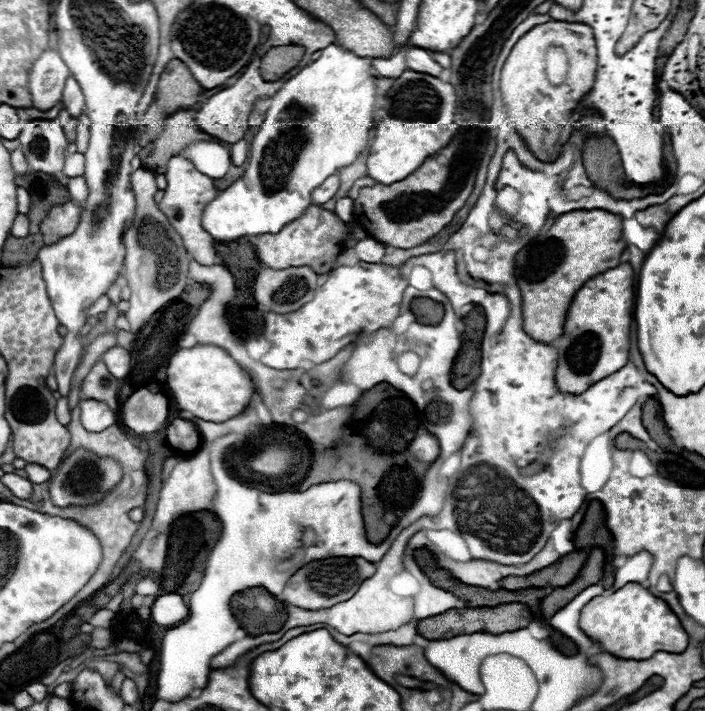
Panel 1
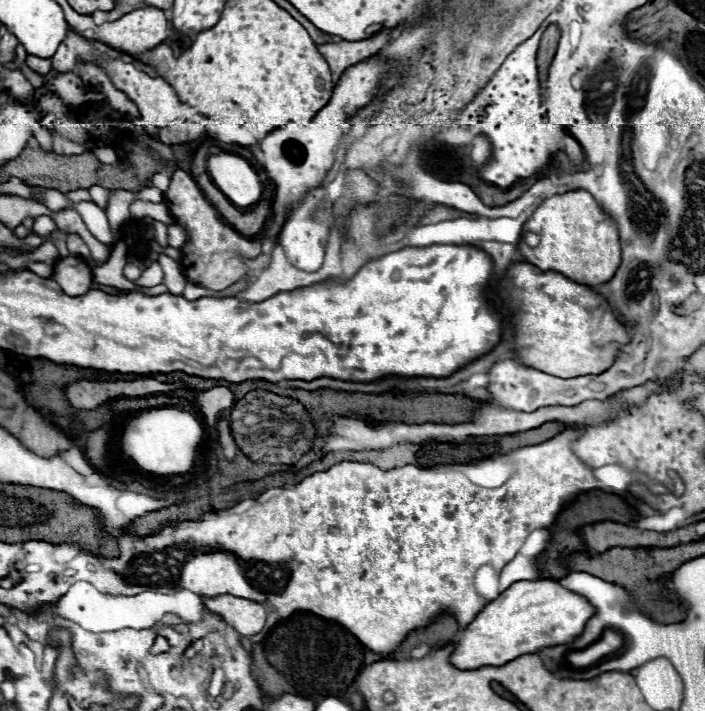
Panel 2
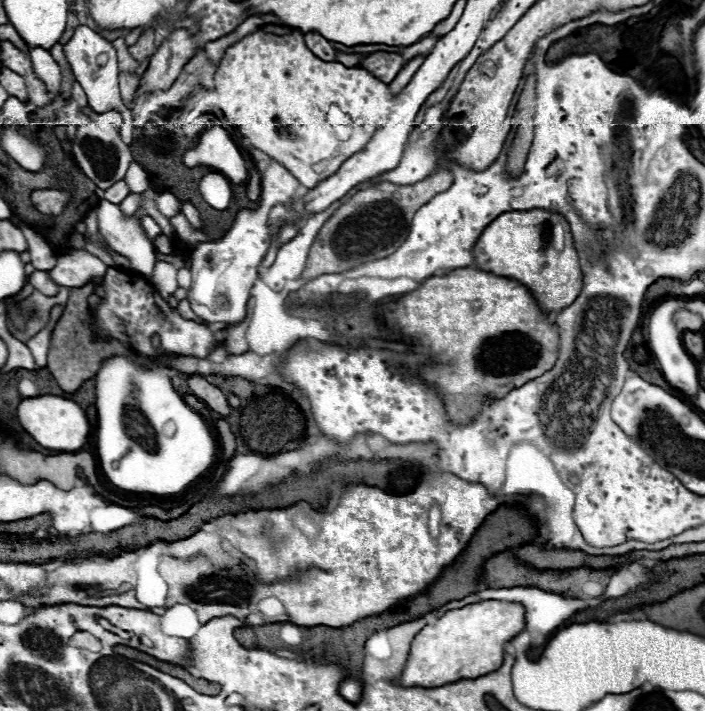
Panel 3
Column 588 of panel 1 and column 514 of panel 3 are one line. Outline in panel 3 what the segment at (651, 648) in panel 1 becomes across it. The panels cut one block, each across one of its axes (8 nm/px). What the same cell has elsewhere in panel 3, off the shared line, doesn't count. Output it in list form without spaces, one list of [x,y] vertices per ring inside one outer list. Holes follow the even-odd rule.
[[[486,600],[446,612],[434,626],[424,626],[410,646],[410,658],[400,676],[402,686],[436,688],[464,678],[478,678],[498,670],[504,646],[526,628],[526,608],[518,602]]]

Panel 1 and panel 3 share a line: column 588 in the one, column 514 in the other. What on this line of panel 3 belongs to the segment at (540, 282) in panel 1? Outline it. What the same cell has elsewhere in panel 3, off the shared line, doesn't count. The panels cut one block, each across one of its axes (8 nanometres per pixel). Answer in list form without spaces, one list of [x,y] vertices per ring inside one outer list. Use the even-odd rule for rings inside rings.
[[[532,208],[500,214],[478,238],[474,246],[474,258],[482,270],[522,282],[546,312],[558,312],[570,306],[580,296],[584,286],[570,224],[564,216],[560,218],[560,214],[552,210]],[[560,226],[562,244],[556,244],[554,230]]]

